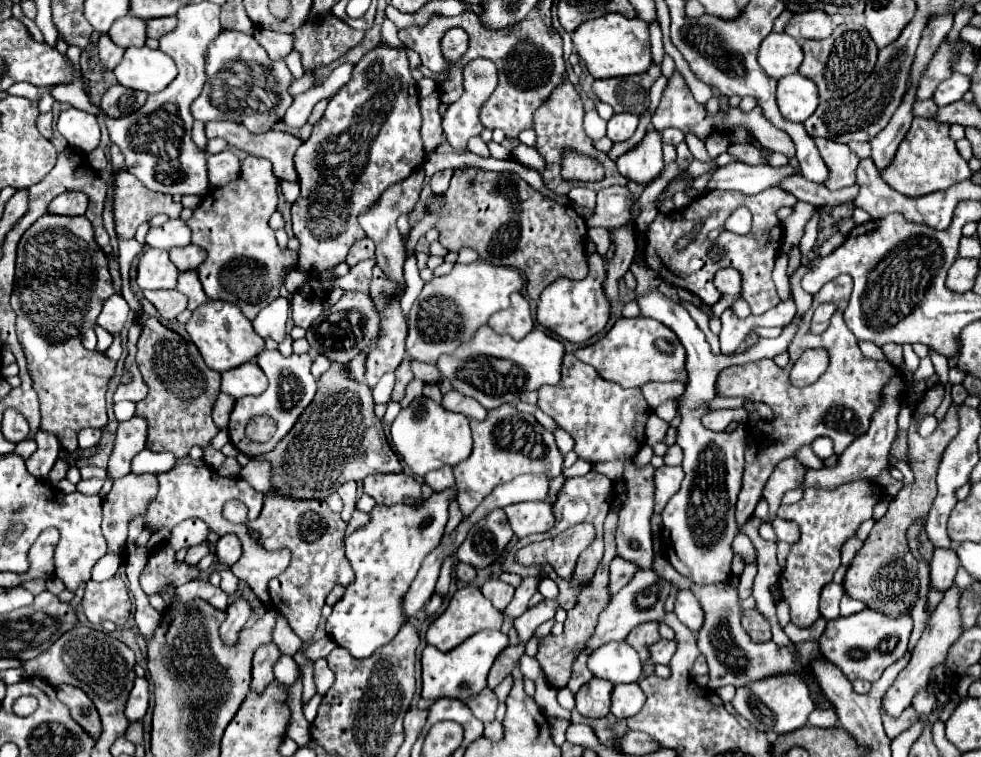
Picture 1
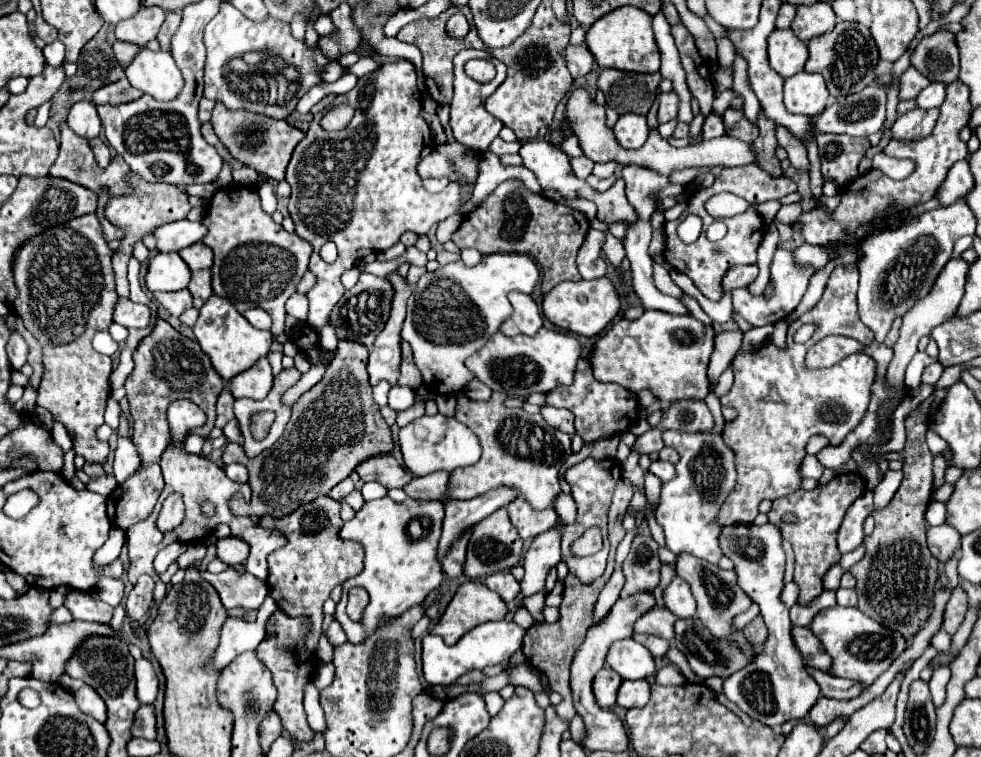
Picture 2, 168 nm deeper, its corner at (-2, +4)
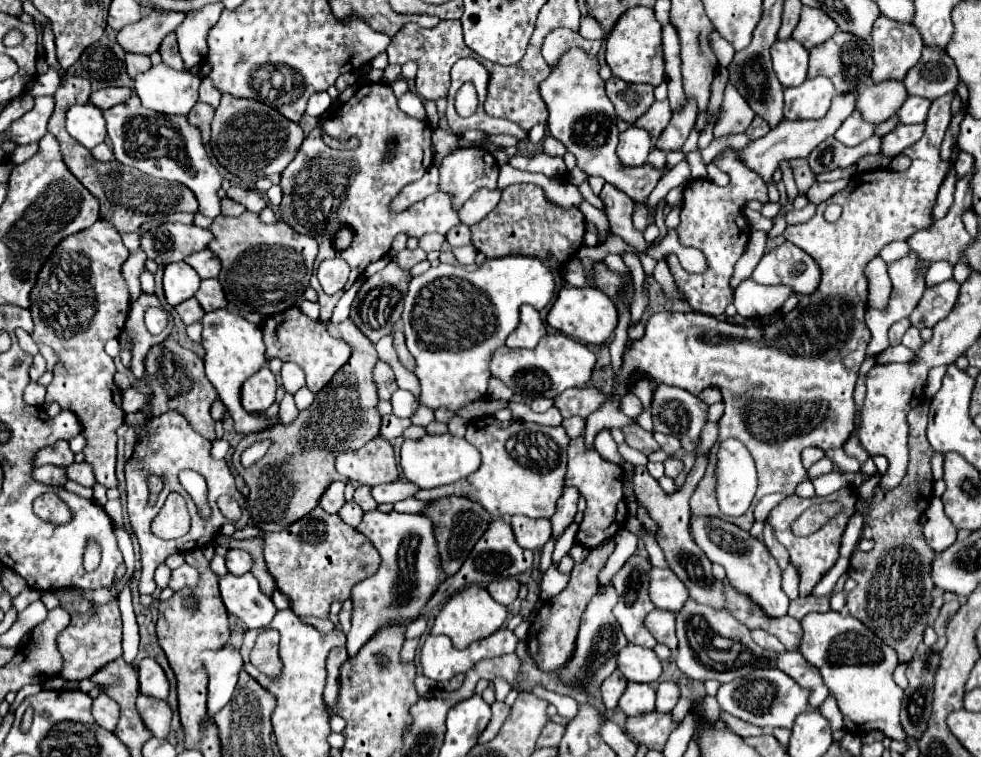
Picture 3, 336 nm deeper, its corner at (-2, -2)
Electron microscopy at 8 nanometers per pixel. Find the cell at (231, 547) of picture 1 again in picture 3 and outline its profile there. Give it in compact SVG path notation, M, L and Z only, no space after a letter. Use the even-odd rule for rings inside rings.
M229 549L225 559L227 559L227 569L231 575L245 575L253 567L253 557L243 549Z

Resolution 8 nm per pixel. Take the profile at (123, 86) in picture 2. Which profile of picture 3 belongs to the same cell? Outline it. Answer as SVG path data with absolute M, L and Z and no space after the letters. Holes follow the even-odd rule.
M107 87L107 89L93 91L91 93L91 103L95 107L99 107L101 111L105 111L105 109L117 105L117 103L123 103L129 95L131 95L129 87Z

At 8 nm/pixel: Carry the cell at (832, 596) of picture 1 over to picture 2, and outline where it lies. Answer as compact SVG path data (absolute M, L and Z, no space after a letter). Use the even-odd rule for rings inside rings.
M835 565L833 569L829 569L823 577L823 587L827 591L837 591L839 589L839 581L841 581L841 575L843 575L843 569L839 565Z

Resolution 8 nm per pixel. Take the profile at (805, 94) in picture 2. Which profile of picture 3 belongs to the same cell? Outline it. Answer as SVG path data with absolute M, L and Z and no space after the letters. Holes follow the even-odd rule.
M827 77L807 79L799 87L785 89L785 119L821 119L835 95L833 83Z

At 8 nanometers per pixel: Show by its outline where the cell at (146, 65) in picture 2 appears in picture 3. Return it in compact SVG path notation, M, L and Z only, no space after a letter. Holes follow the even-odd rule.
M159 63L159 65L153 65L149 71L139 73L135 77L135 93L139 95L141 103L147 109L153 109L153 111L165 113L165 115L189 115L189 111L199 101L199 93L197 93L199 83L201 83L201 79L191 75L189 71L175 71L175 69L167 67L165 63Z

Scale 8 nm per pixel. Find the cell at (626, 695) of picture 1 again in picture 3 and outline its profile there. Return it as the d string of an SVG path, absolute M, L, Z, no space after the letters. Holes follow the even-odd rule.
M629 683L619 701L619 707L625 715L643 715L655 711L655 689L651 685Z

